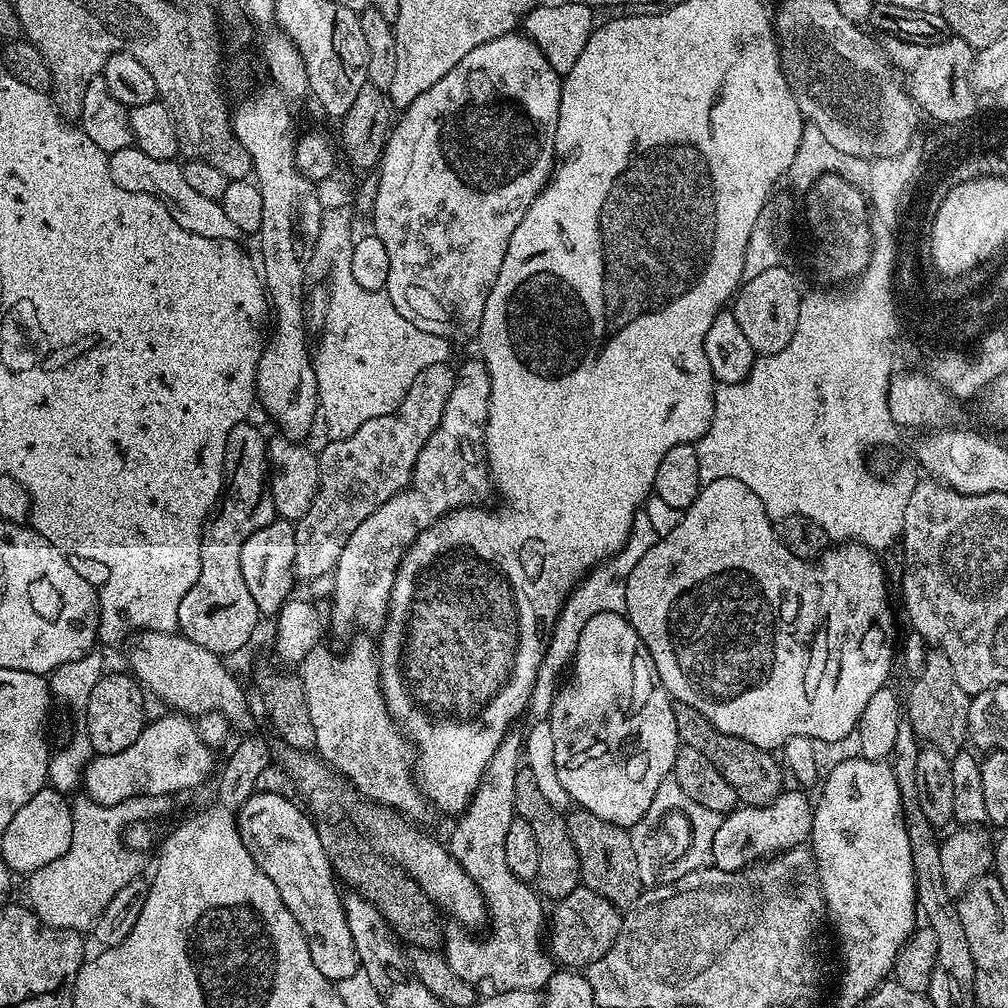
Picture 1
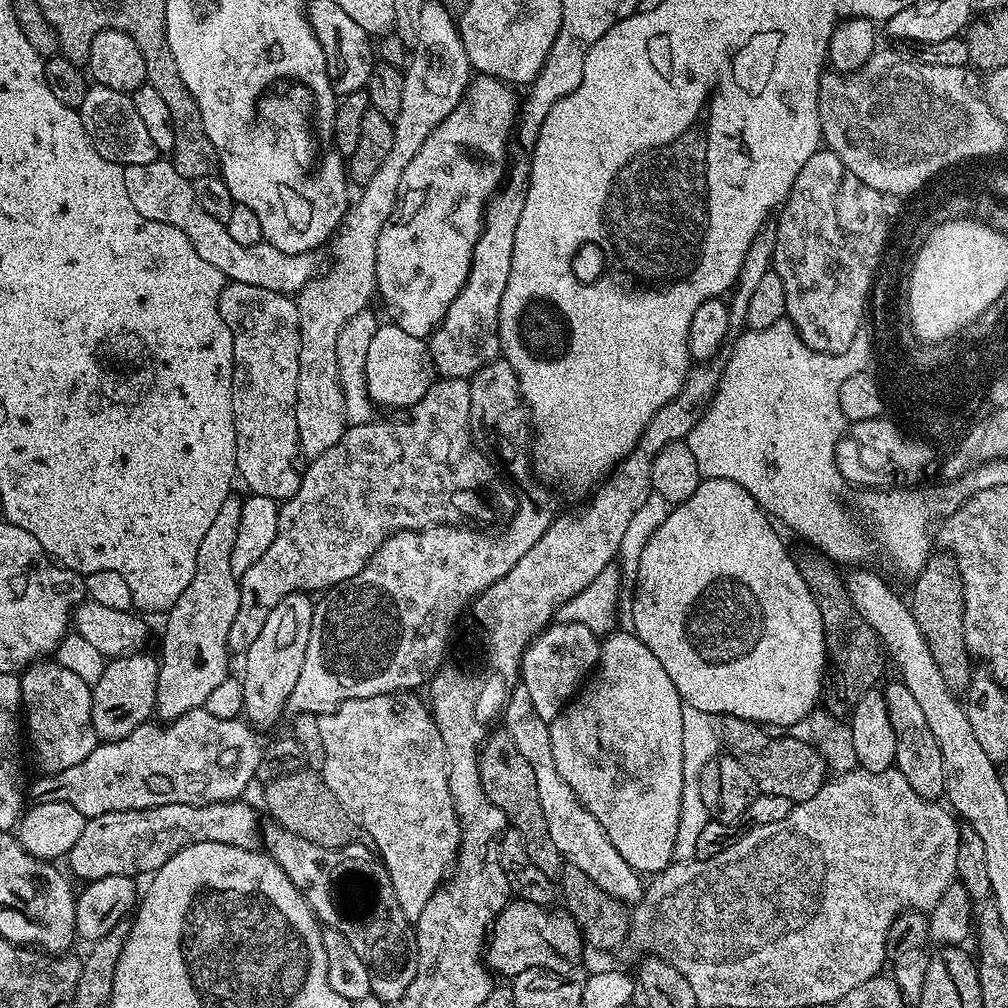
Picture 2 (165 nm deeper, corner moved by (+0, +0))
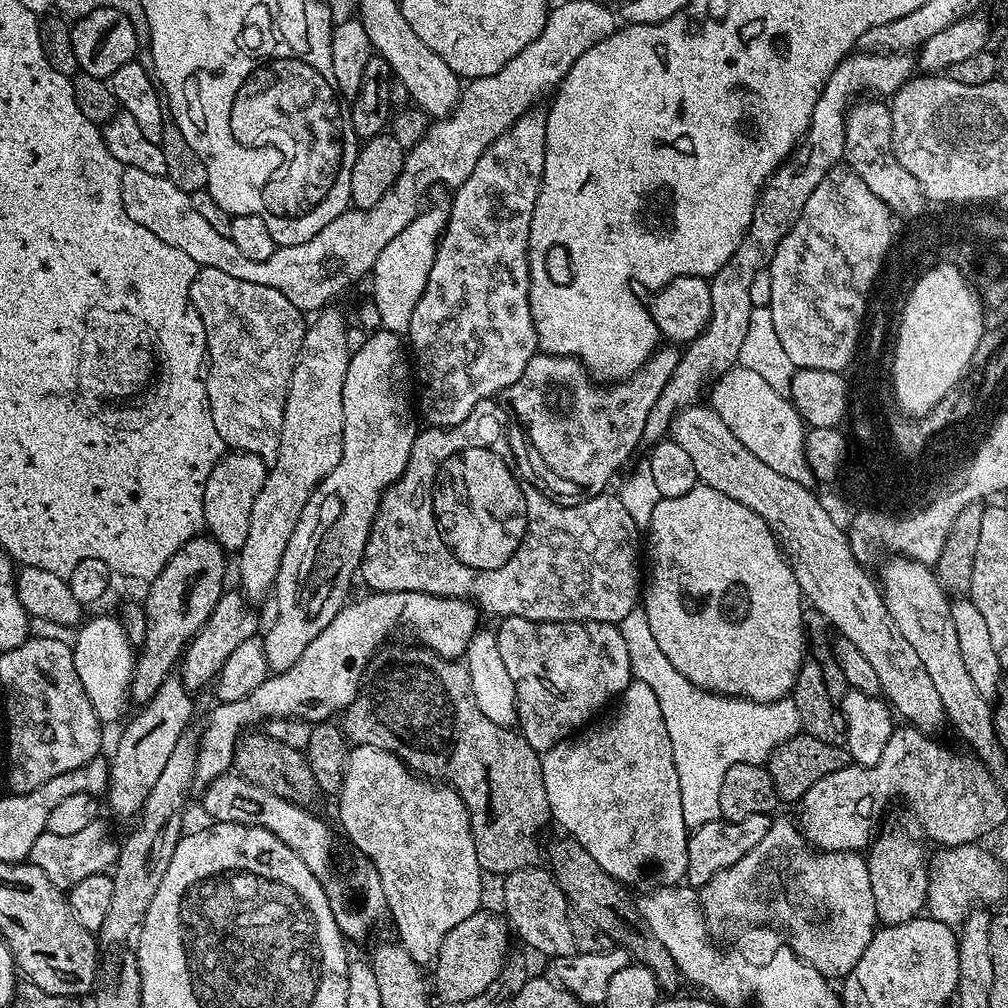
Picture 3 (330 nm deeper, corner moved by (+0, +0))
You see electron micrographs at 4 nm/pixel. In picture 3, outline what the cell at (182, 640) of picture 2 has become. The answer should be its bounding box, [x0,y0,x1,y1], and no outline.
[106,679,193,817]

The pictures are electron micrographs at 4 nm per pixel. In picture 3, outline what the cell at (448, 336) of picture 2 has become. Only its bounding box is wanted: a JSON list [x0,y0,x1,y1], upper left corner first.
[406,106,548,428]

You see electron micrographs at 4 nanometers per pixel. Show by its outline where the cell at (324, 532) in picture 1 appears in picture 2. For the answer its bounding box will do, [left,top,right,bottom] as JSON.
[228,379,494,654]

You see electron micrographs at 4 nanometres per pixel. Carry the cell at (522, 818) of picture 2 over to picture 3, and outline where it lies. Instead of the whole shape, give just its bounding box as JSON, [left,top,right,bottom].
[342,642,552,878]

